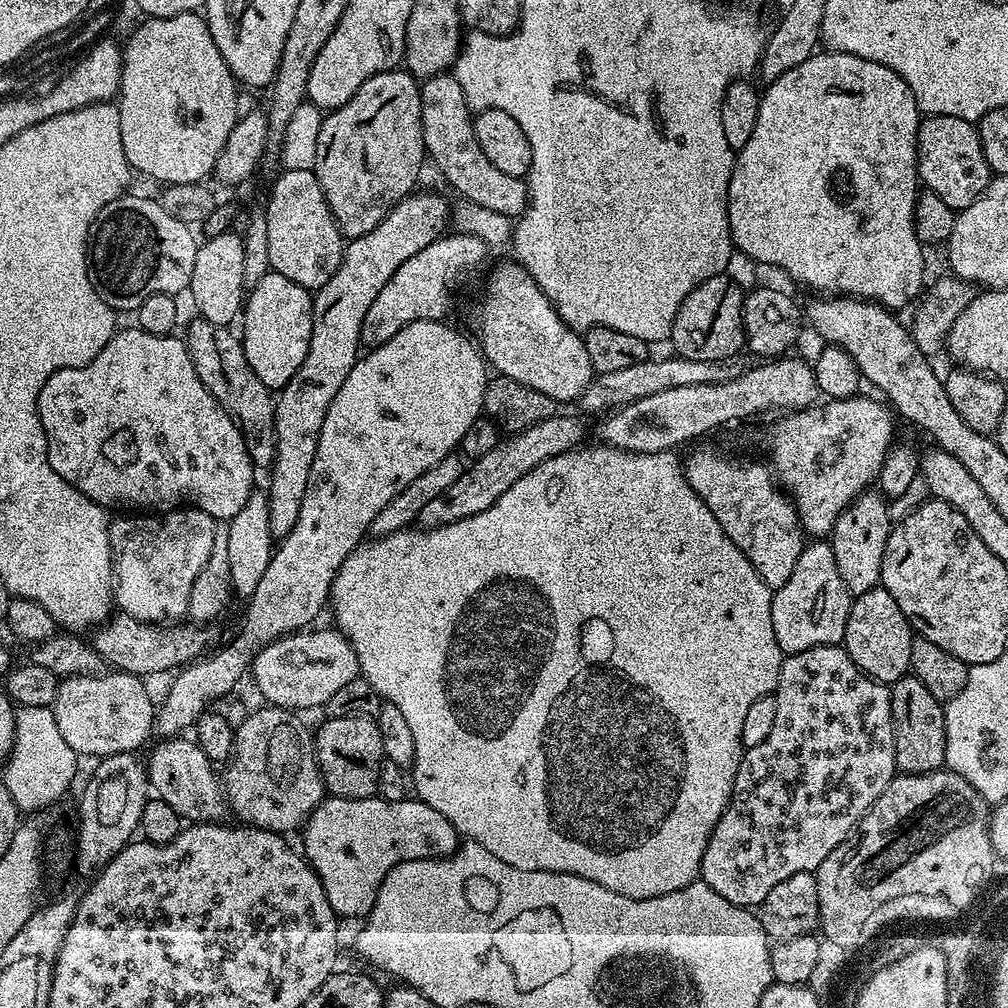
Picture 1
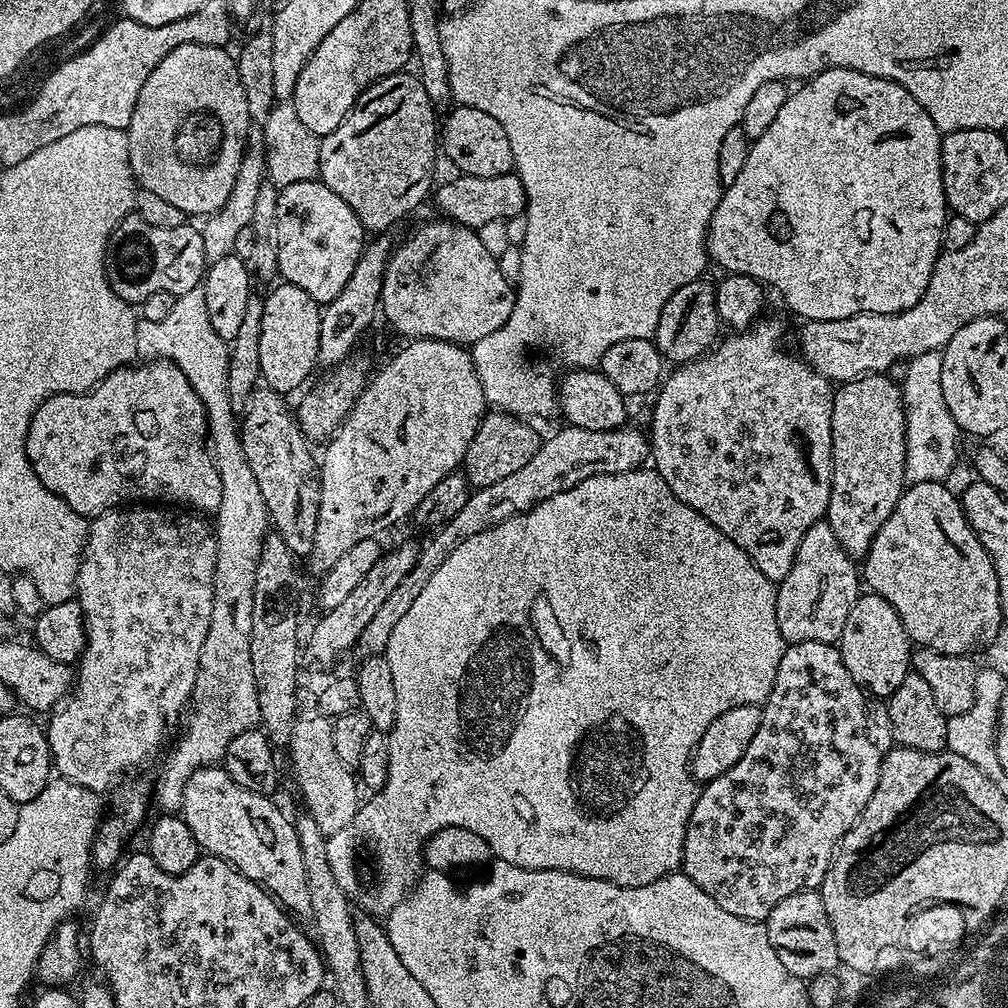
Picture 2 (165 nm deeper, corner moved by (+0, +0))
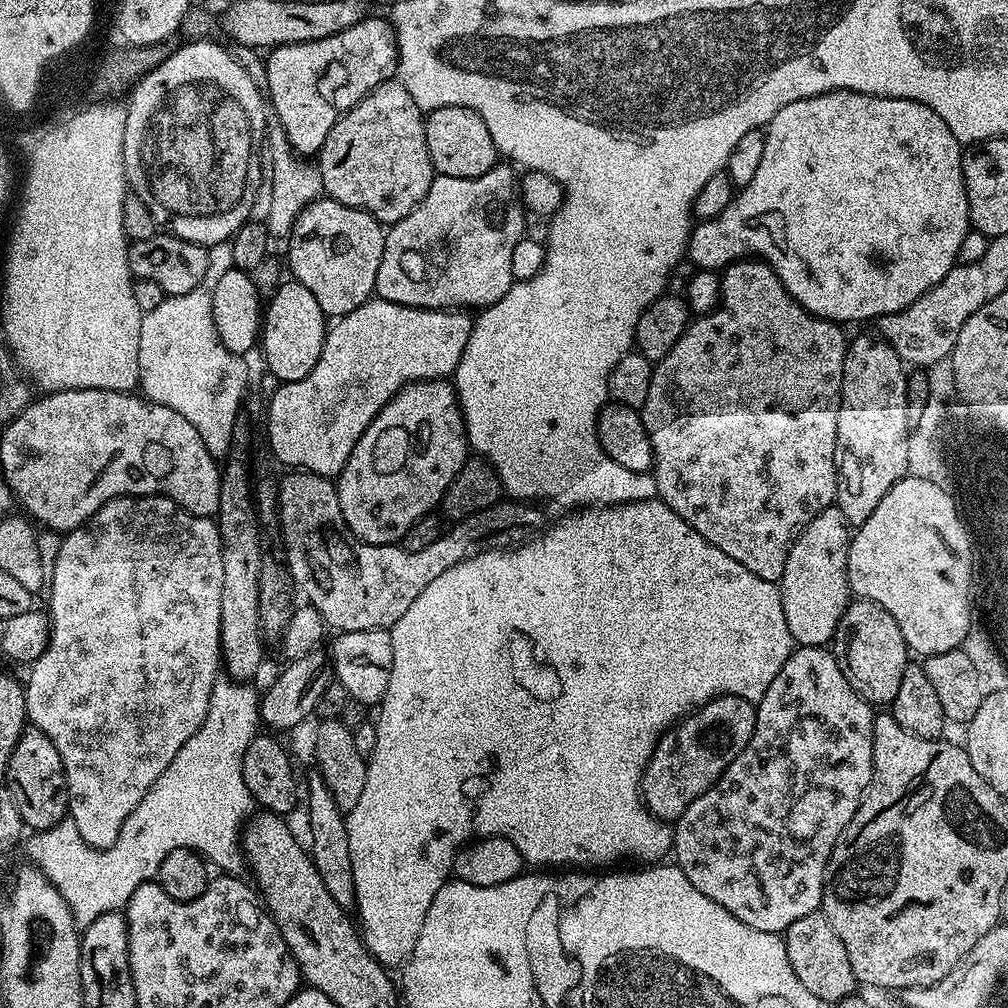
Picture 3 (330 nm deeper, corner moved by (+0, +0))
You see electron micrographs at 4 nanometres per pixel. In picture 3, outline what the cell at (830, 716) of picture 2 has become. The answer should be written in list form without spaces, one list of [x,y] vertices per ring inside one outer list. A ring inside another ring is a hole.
[[[800,646],[792,651],[790,658],[786,658],[786,666],[778,670],[778,678],[770,682],[770,690],[766,690],[766,694],[755,705],[755,709],[754,734],[750,742],[746,742],[742,754],[738,754],[738,758],[734,758],[734,762],[730,762],[727,770],[720,775],[718,782],[714,782],[714,786],[710,786],[706,794],[694,798],[694,802],[690,802],[687,810],[674,822],[672,852],[674,857],[676,856],[675,867],[680,868],[682,874],[686,874],[686,878],[690,878],[690,882],[694,882],[694,886],[698,886],[702,894],[706,894],[706,898],[718,902],[718,906],[734,914],[738,922],[746,922],[746,926],[754,926],[754,930],[783,934],[787,928],[794,926],[794,922],[798,922],[798,918],[806,918],[806,914],[817,911],[824,903],[824,871],[828,869],[828,859],[838,838],[846,830],[850,818],[854,818],[860,799],[864,797],[864,791],[872,781],[874,708],[853,690],[850,682],[846,682],[838,662],[827,647]]]

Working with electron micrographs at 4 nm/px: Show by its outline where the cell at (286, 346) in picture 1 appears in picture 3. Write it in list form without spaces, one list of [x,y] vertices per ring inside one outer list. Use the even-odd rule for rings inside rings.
[[[285,280],[285,284],[278,285],[269,300],[267,297],[262,312],[264,360],[280,382],[301,380],[310,374],[310,370],[314,370],[314,362],[318,362],[318,354],[322,354],[326,331],[326,317],[314,294],[310,294],[310,290],[296,280]]]

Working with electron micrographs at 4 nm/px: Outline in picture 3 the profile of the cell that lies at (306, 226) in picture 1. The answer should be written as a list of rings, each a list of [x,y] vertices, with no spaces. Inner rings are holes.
[[[331,198],[310,201],[293,222],[286,240],[291,279],[314,294],[325,317],[339,318],[358,310],[358,306],[373,299],[385,231],[385,225],[368,212]]]

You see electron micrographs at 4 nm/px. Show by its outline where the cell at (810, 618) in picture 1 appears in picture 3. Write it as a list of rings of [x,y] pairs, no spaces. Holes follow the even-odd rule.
[[[838,507],[827,508],[822,510],[815,518],[809,522],[808,525],[802,530],[802,534],[792,544],[790,554],[786,558],[786,570],[782,574],[782,578],[778,581],[780,590],[780,597],[782,598],[782,614],[786,614],[786,626],[790,626],[790,634],[793,641],[797,645],[805,648],[818,648],[827,645],[831,641],[832,635],[836,632],[838,622],[842,618],[842,614],[848,609],[850,603],[850,589],[848,587],[848,546],[850,543],[850,525],[848,520],[842,514],[842,510]]]

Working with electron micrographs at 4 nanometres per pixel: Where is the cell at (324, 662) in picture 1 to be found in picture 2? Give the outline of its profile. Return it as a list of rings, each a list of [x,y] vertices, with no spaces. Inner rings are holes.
[[[564,426],[561,432],[556,432],[552,437],[545,439],[540,445],[540,449],[522,466],[522,470],[515,474],[508,475],[507,478],[494,482],[494,486],[475,489],[469,495],[466,506],[450,518],[441,528],[435,529],[431,533],[432,540],[423,541],[420,557],[416,564],[398,582],[398,587],[386,597],[386,602],[382,602],[382,607],[374,613],[374,618],[370,618],[366,628],[362,630],[358,641],[358,652],[361,657],[375,656],[383,653],[390,642],[390,634],[394,634],[394,626],[402,622],[406,615],[406,610],[414,606],[414,598],[422,594],[422,586],[430,582],[434,570],[450,558],[450,554],[466,538],[474,538],[474,534],[482,534],[482,530],[498,526],[510,518],[514,518],[523,512],[529,512],[535,504],[541,504],[546,498],[554,498],[554,494],[562,494],[578,482],[586,478],[594,478],[602,474],[622,474],[623,472],[633,472],[635,468],[641,467],[649,459],[650,440],[636,428],[625,426],[614,430],[582,430]]]

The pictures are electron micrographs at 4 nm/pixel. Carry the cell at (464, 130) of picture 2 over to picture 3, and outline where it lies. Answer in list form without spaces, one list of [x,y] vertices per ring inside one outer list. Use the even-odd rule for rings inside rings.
[[[442,106],[427,113],[424,129],[426,130],[426,150],[430,154],[433,169],[439,175],[450,178],[478,178],[486,174],[498,163],[498,153],[486,122],[474,114],[474,110],[462,106]]]

